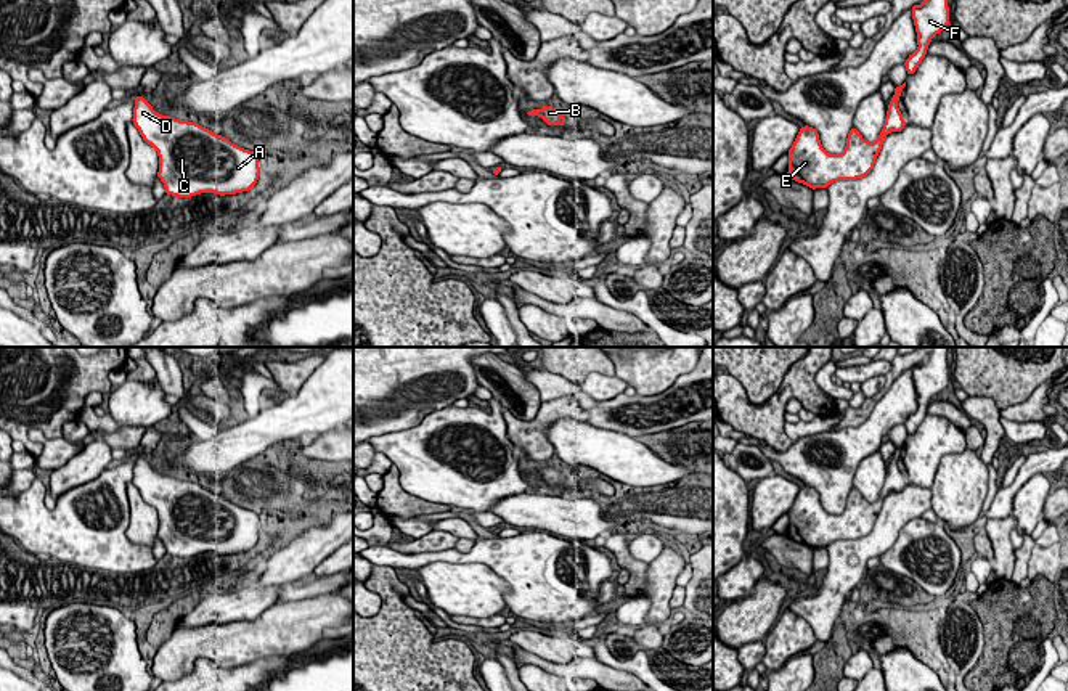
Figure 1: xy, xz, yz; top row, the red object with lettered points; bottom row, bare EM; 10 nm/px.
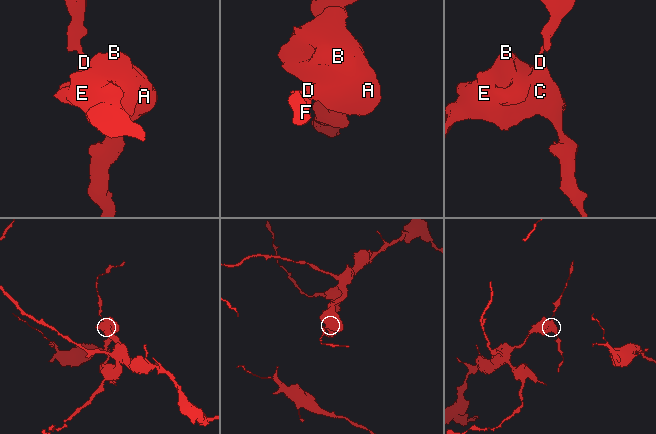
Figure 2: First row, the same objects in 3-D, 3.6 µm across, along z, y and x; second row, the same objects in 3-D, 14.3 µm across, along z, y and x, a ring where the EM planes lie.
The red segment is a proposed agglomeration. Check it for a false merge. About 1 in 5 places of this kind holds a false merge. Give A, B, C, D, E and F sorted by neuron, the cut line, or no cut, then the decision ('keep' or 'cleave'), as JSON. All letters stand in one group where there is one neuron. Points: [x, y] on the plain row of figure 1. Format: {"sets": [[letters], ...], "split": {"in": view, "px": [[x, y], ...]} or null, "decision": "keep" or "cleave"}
{"sets": [["A", "B", "C", "D", "E", "F"]], "split": null, "decision": "keep"}

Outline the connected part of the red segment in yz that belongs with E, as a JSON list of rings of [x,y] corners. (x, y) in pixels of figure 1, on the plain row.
[[[906,442],[895,448],[895,455],[888,464],[887,477],[880,497],[869,503],[851,487],[846,506],[842,514],[829,514],[819,500],[819,493],[813,487],[801,487],[792,508],[789,509],[787,535],[813,550],[827,548],[837,540],[856,540],[866,537],[875,524],[883,500],[890,492],[901,492],[906,485],[898,460]]]

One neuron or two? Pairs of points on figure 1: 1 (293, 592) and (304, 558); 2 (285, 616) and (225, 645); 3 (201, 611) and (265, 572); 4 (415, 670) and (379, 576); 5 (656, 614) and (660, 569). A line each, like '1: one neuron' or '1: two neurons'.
1: two neurons
2: one neuron
3: two neurons
4: one neuron
5: one neuron

